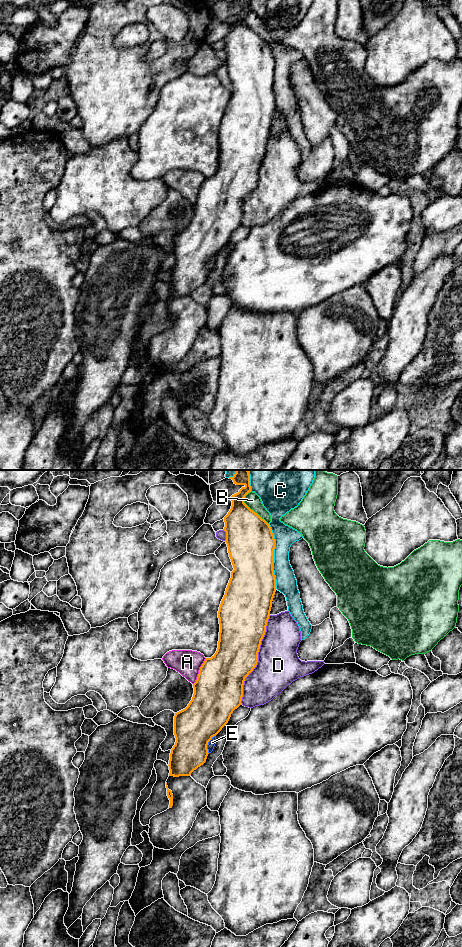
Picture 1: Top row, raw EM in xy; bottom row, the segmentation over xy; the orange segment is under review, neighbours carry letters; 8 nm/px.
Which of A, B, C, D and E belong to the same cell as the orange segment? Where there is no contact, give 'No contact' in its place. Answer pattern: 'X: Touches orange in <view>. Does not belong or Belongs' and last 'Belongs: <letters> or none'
A: Touches orange in xy. Does not belong
B: Touches orange in xy. Does not belong
C: Touches orange in xy. Does not belong
D: Touches orange in xy. Does not belong
E: Touches orange in xy. Does not belong
Belongs: none

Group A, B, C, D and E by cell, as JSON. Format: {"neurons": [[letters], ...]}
{"neurons": [["A"], ["B"], ["C"], ["D"], ["E"]]}

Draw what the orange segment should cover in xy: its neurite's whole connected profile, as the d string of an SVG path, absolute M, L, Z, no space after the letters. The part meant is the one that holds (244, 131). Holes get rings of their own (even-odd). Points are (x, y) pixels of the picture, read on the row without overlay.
M250 0L233 2L243 7L231 16L232 26L224 37L225 62L234 90L218 131L218 168L200 187L193 204L192 220L185 229L175 233L176 262L170 273L169 296L190 296L203 285L209 274L208 262L228 243L233 231L242 225L244 201L257 185L258 172L276 112L273 90L275 59L271 47L244 23L245 16L251 12Z

